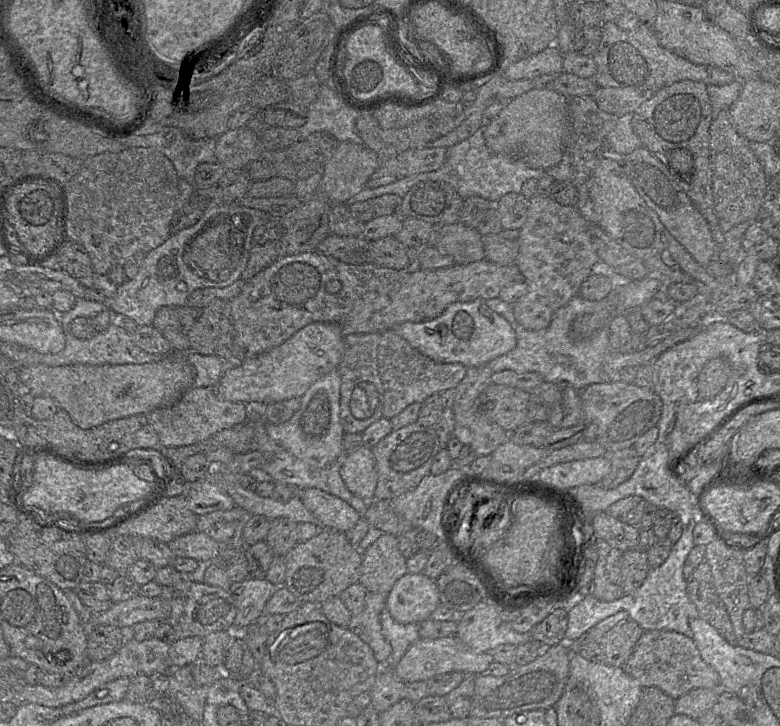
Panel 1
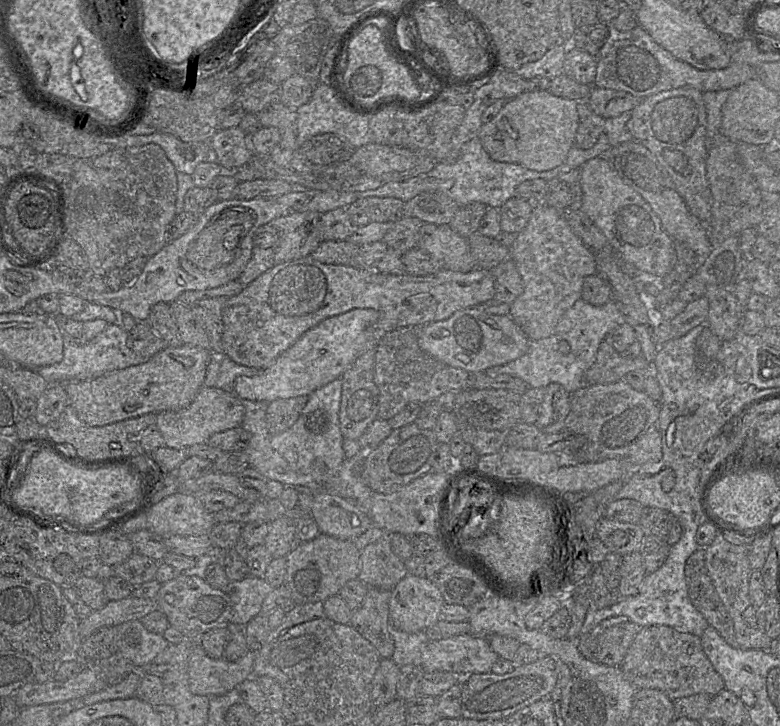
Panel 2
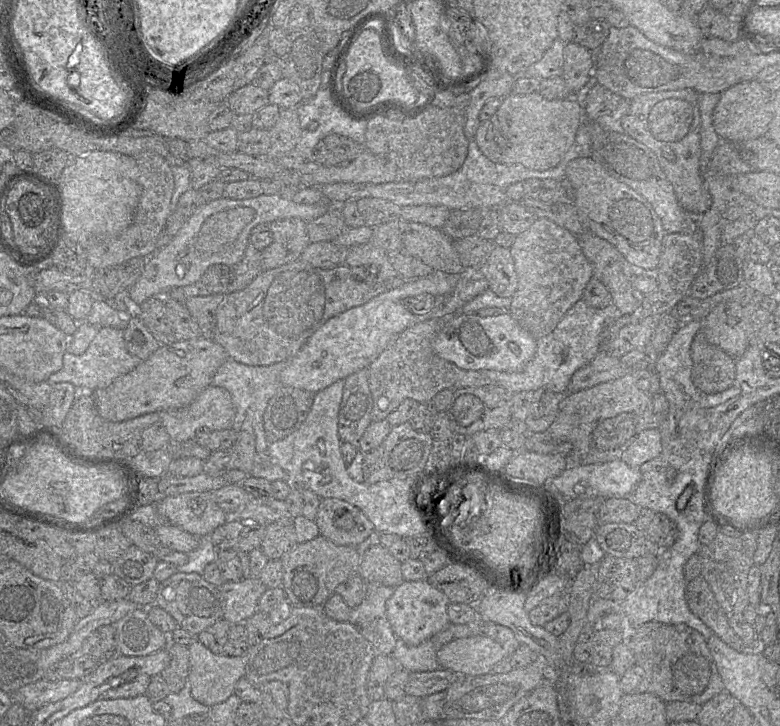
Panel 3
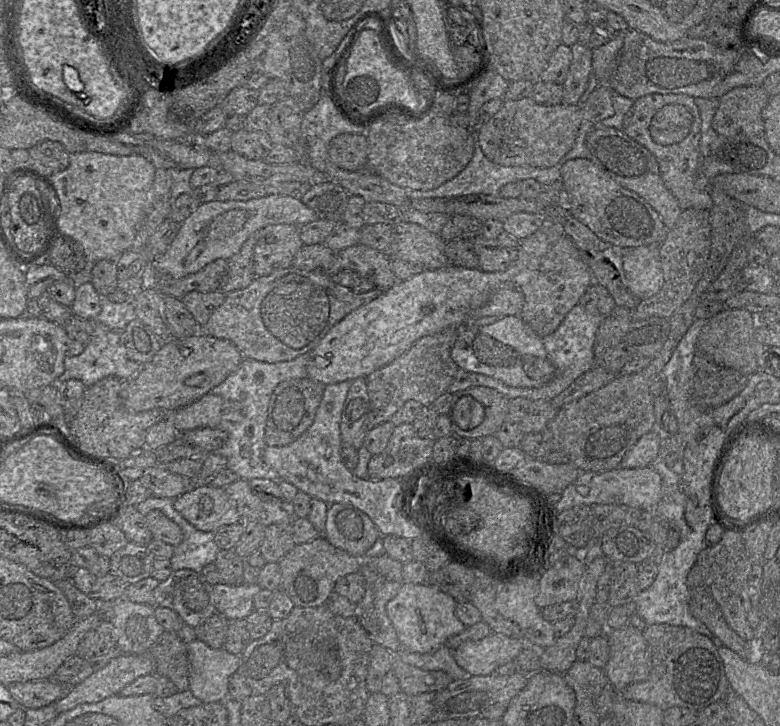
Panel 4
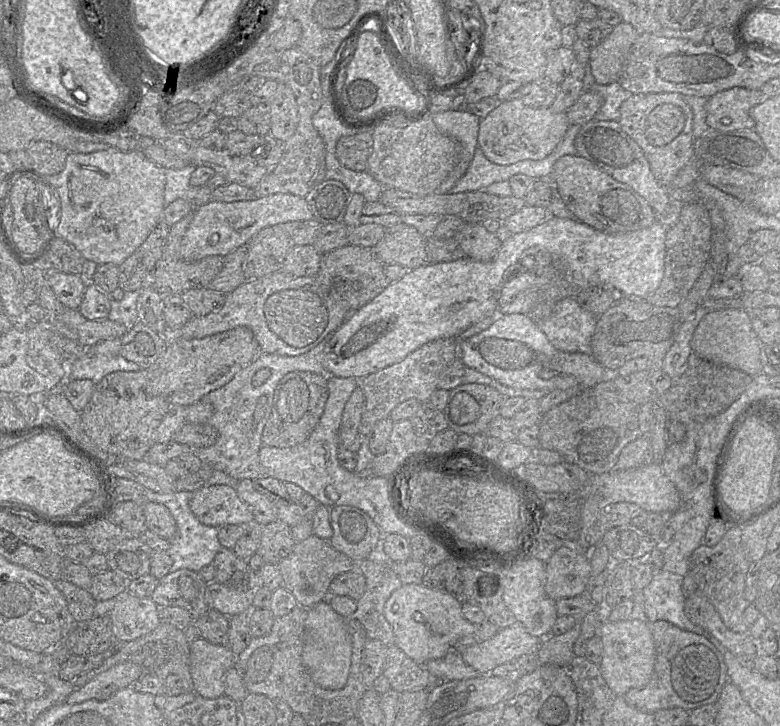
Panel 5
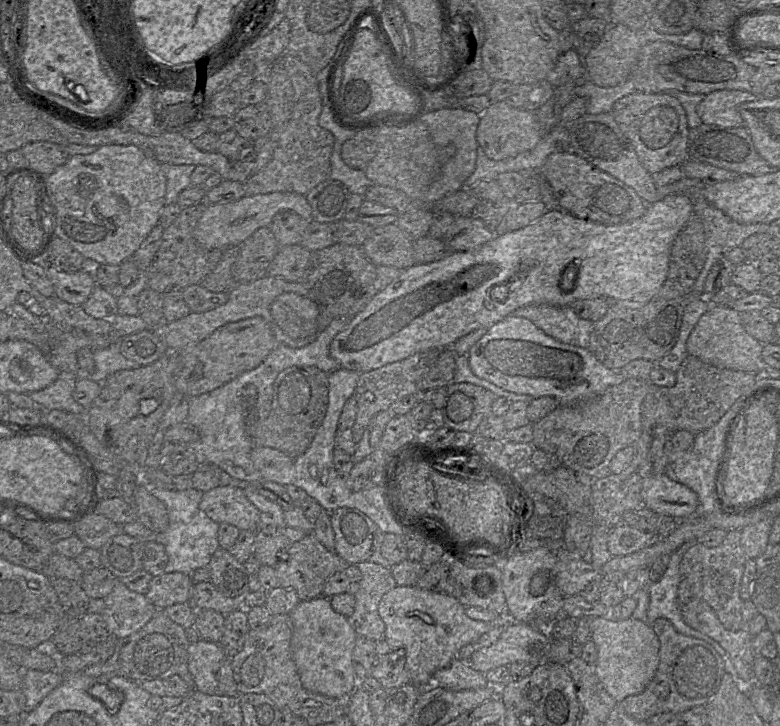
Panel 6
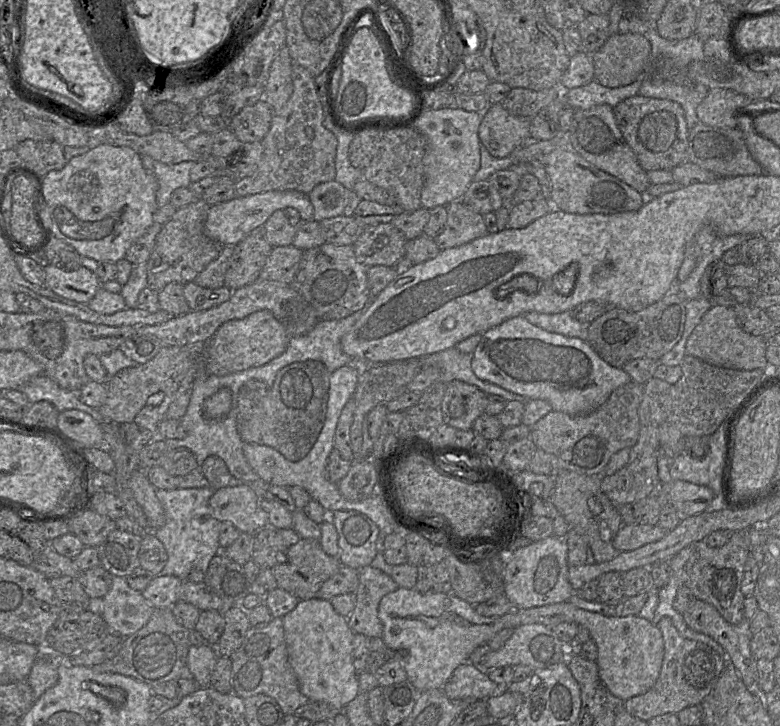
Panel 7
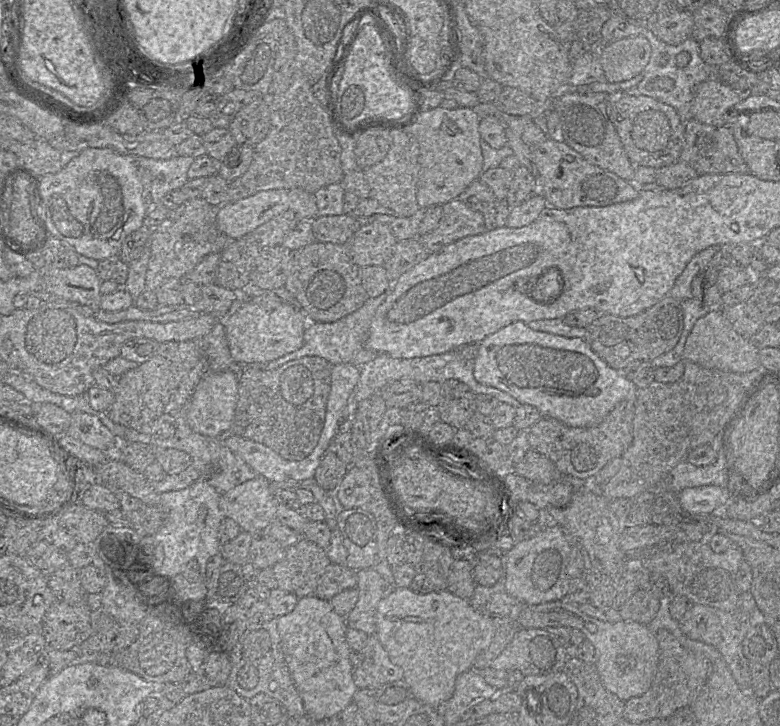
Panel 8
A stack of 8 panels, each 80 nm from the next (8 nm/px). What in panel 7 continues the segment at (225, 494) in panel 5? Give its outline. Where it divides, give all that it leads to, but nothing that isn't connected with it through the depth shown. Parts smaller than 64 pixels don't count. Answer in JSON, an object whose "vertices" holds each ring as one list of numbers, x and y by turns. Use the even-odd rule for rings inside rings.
{"vertices":[[250,485,226,486,214,490,209,499,212,516,228,521,241,532,255,534,268,525,268,515,261,508,260,494]]}

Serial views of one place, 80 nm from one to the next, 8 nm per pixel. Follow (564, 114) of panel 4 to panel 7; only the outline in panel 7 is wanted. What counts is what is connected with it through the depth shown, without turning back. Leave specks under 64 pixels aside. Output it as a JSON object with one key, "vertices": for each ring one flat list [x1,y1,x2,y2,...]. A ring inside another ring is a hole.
{"vertices":[[501,103,490,104,482,112,478,136,495,158,504,158,530,139,529,118,511,114]]}

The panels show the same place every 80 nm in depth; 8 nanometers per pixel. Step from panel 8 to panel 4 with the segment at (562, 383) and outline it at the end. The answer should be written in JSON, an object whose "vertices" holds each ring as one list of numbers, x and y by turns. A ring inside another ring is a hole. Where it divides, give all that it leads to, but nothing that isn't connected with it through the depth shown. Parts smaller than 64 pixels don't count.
{"vertices":[[495,316,495,322,485,326,464,325,458,329,451,349,451,358,460,369,500,380,511,387,541,387,555,374,542,338,520,316]]}

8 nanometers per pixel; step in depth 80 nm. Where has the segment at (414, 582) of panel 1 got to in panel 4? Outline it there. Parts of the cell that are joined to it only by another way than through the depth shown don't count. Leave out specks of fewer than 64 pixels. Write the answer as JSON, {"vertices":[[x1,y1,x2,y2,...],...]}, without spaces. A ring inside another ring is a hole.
{"vertices":[[402,582,395,597,386,605,401,648,410,652,426,654,439,649,446,640,465,630,466,626,455,614,457,601,447,593,430,584]]}

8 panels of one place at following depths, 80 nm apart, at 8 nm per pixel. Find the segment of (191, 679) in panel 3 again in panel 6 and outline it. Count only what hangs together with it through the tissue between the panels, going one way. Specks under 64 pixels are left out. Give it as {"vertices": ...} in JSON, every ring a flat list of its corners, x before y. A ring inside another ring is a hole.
{"vertices":[[199,640,188,649,188,669,194,679,194,689,217,694,217,672,229,659,219,643]]}

